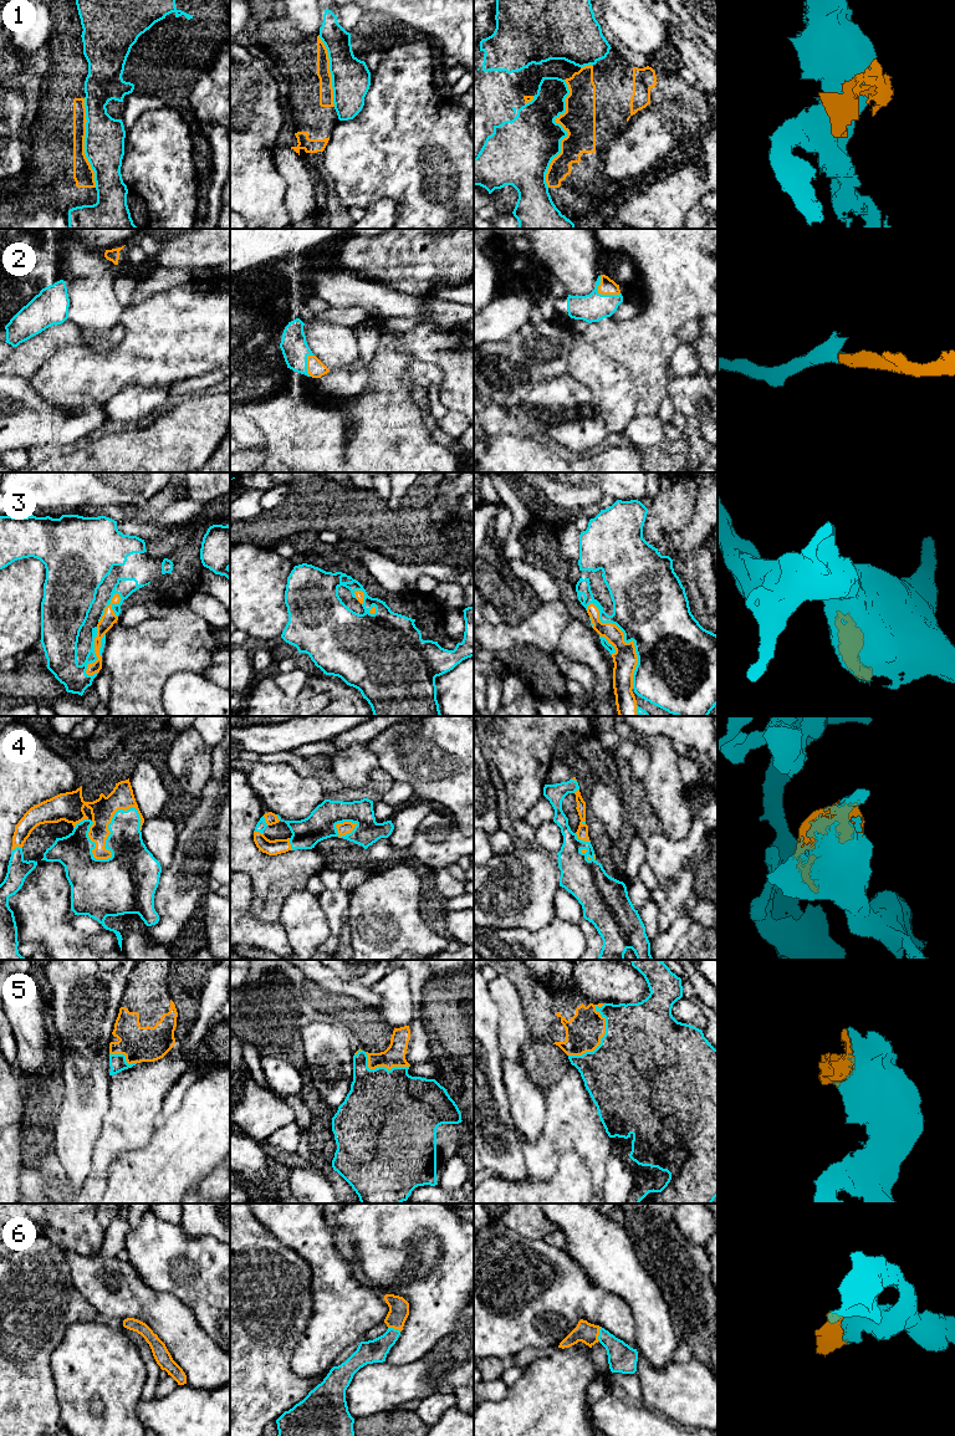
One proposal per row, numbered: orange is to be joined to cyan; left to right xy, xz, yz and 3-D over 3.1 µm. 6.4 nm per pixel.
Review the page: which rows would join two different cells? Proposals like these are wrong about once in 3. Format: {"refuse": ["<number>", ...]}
{"refuse": ["1"]}

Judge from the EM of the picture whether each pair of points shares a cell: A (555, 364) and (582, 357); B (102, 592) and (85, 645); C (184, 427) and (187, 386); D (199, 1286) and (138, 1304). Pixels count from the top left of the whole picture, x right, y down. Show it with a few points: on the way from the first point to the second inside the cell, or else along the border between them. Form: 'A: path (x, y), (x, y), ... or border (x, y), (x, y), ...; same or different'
A: border (573, 335), (566, 372); different
B: path (98, 606), (86, 632); same
C: border (205, 391), (184, 397); different
D: border (144, 1283), (153, 1289), (172, 1293), (194, 1313); different

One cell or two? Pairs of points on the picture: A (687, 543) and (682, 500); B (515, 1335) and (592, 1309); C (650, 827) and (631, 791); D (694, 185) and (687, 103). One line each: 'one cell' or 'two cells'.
A: two cells
B: one cell
C: one cell
D: two cells

